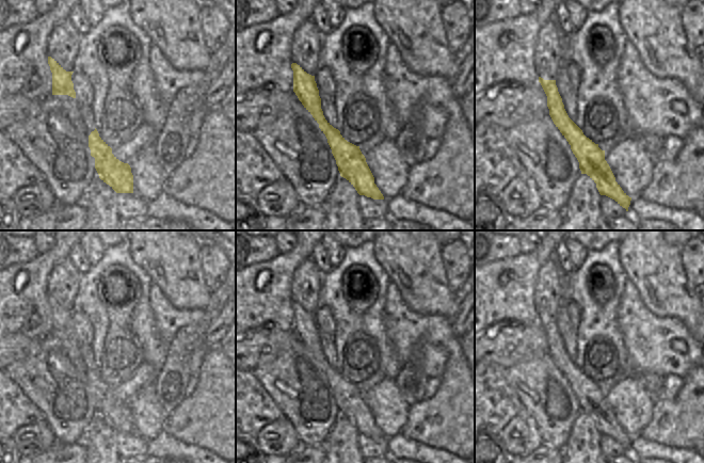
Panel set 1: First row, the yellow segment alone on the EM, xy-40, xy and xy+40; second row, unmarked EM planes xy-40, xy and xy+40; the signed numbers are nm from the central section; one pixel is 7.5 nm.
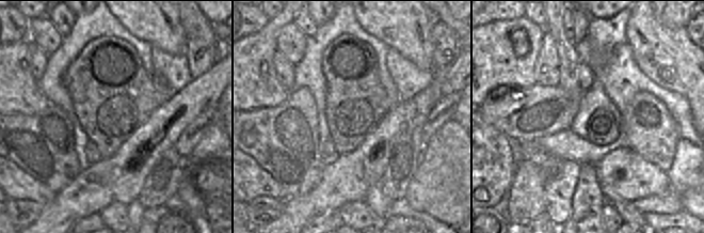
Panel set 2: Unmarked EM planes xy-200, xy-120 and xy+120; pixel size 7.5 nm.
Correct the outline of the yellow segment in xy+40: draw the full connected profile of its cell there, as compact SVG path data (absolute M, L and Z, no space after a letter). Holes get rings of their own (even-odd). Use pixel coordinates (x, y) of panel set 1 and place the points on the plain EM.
M539 316L546 335L549 354L562 374L571 384L571 388L579 401L581 413L587 413L595 422L601 434L614 438L628 450L629 436L615 420L615 416L605 399L605 389L587 377L582 369L569 356L562 337L558 331L556 319L544 319Z

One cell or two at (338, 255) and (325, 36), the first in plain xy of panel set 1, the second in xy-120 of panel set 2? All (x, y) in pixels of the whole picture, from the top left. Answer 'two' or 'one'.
two

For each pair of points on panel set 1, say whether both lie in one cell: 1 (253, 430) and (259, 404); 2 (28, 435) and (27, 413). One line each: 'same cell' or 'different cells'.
1: same cell
2: different cells

